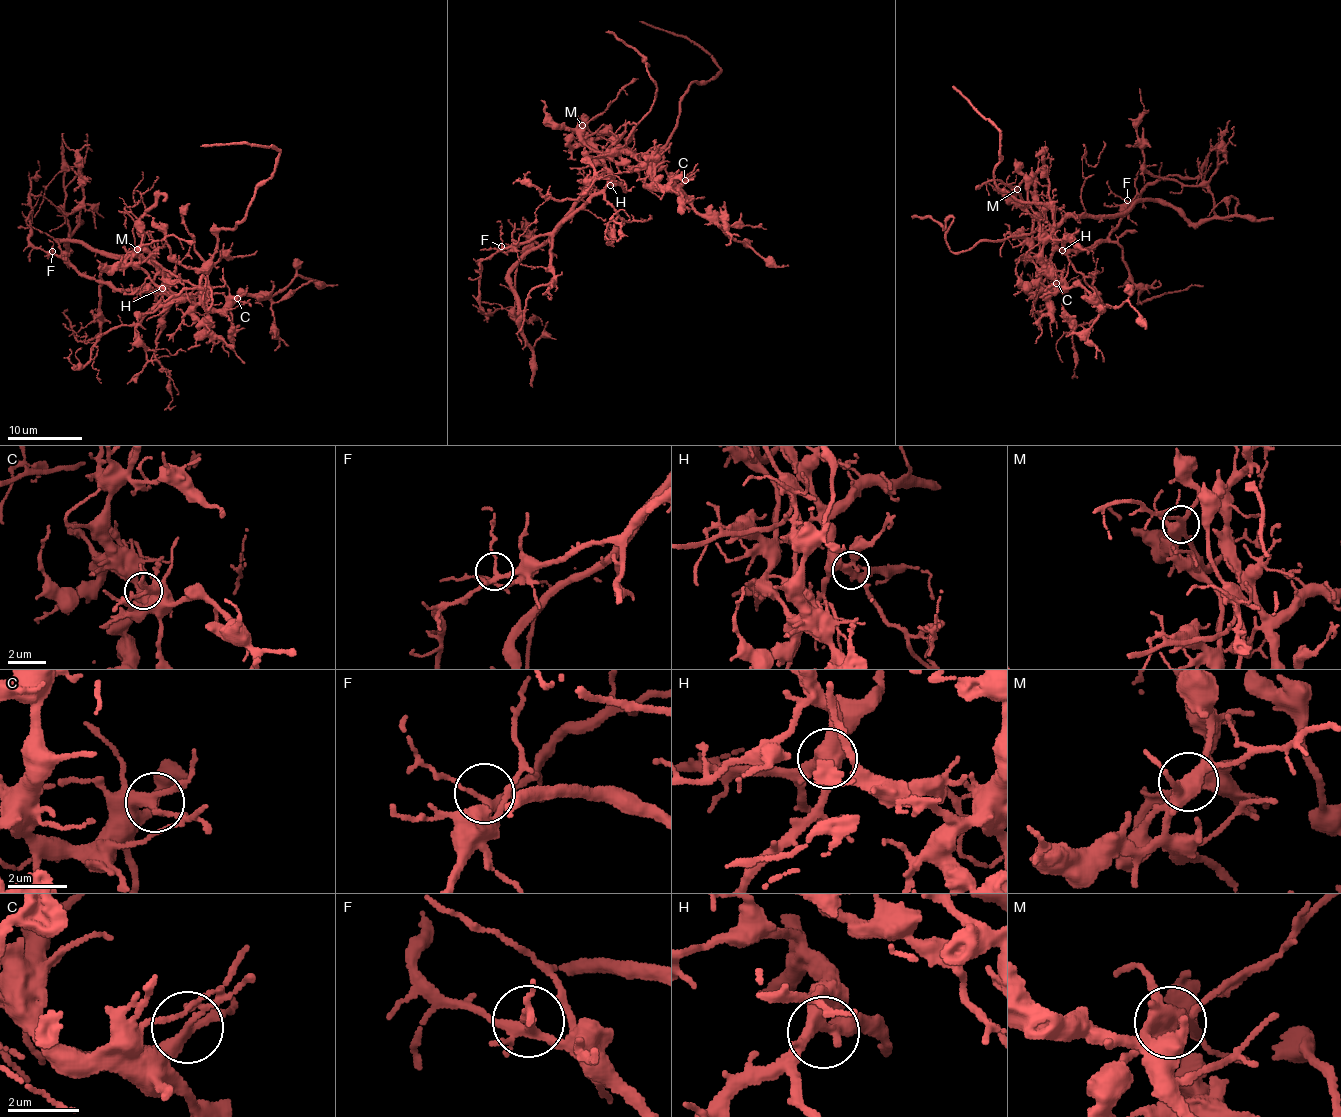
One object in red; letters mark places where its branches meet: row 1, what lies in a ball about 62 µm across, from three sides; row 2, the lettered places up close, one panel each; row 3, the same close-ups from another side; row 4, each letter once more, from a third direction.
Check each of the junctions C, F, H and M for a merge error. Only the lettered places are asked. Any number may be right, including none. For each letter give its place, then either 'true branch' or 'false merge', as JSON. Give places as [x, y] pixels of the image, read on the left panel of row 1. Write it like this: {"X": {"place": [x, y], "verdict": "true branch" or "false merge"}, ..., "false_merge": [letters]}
{"C": {"place": [237, 298], "verdict": "true branch"}, "F": {"place": [52, 251], "verdict": "true branch"}, "H": {"place": [162, 288], "verdict": "true branch"}, "M": {"place": [137, 249], "verdict": "false merge"}, "false_merge": ["M"]}

